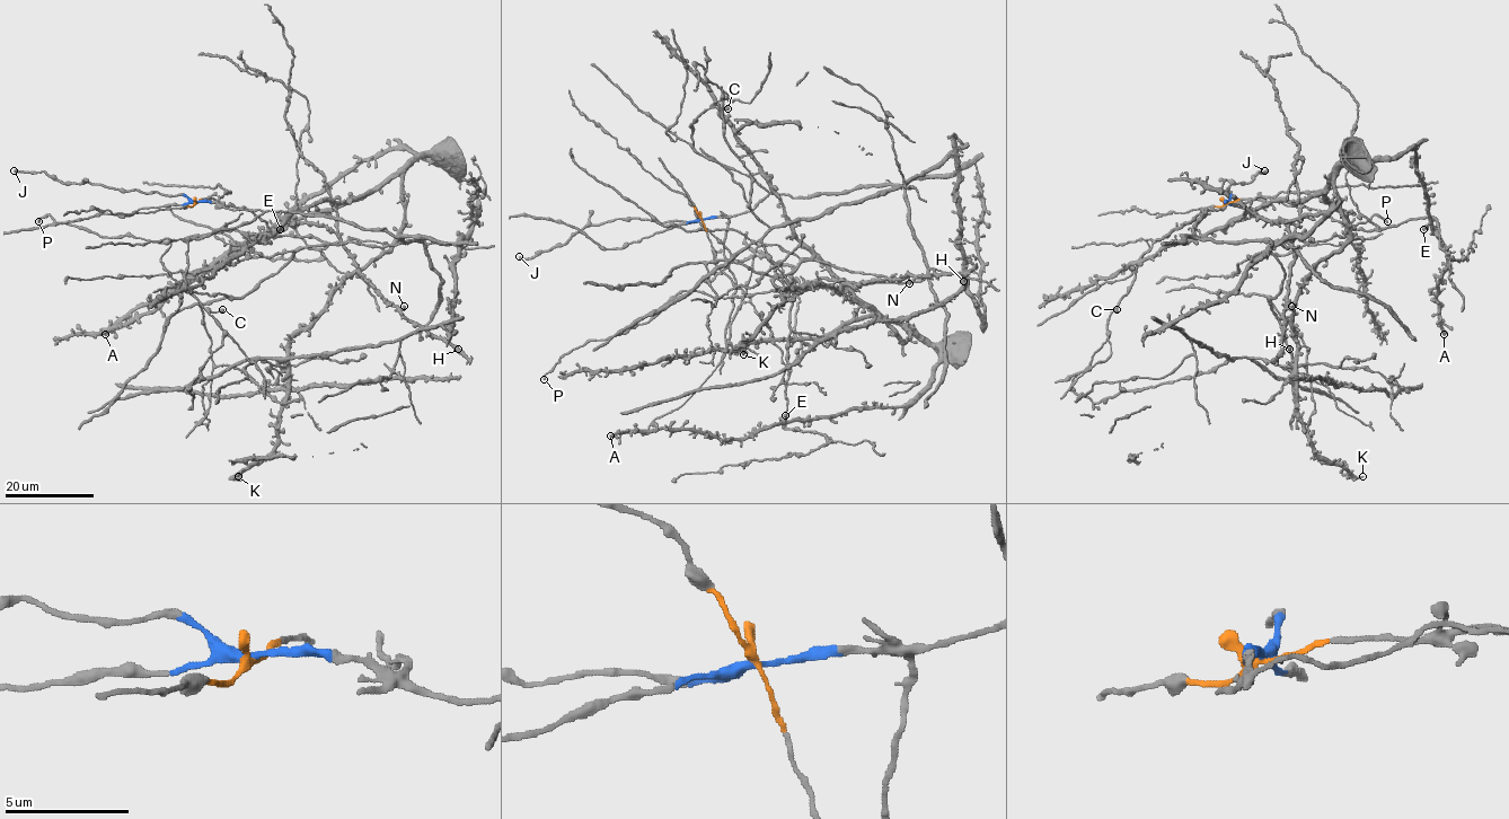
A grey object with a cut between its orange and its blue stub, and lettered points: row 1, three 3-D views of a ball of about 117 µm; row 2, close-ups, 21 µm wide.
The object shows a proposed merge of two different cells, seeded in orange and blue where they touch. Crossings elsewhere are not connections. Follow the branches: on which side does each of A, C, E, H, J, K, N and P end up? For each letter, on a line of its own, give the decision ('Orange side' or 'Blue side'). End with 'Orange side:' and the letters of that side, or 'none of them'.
A: Orange side
C: Blue side
E: Orange side
H: Blue side
J: Blue side
K: Orange side
N: Blue side
P: Blue side
Orange side: A, E, K

